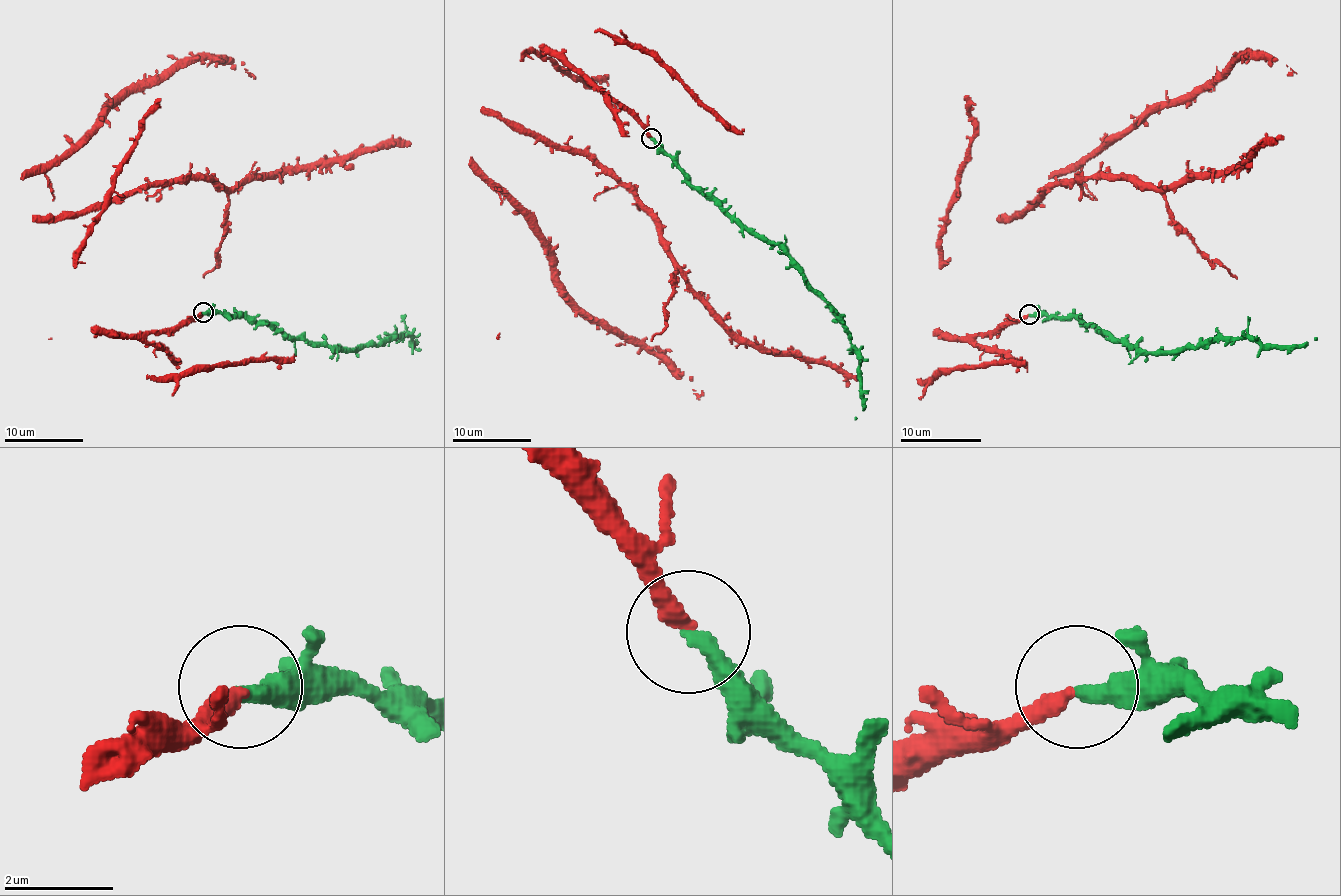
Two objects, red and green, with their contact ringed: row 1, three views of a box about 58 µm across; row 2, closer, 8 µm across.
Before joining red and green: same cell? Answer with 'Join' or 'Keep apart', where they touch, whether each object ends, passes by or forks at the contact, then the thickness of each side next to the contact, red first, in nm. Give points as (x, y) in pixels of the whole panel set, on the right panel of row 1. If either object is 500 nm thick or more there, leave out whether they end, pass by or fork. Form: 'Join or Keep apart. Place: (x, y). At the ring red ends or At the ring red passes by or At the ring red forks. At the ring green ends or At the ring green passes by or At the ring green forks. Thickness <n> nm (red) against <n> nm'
Join. Place: (1029, 314). At the ring red ends. At the ring green ends. Thickness 340 nm (red) against 320 nm

